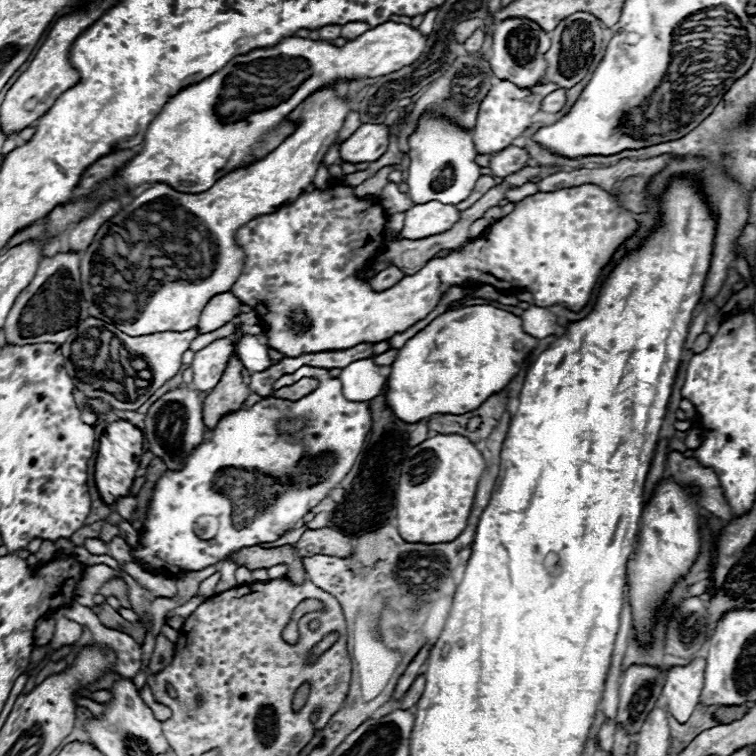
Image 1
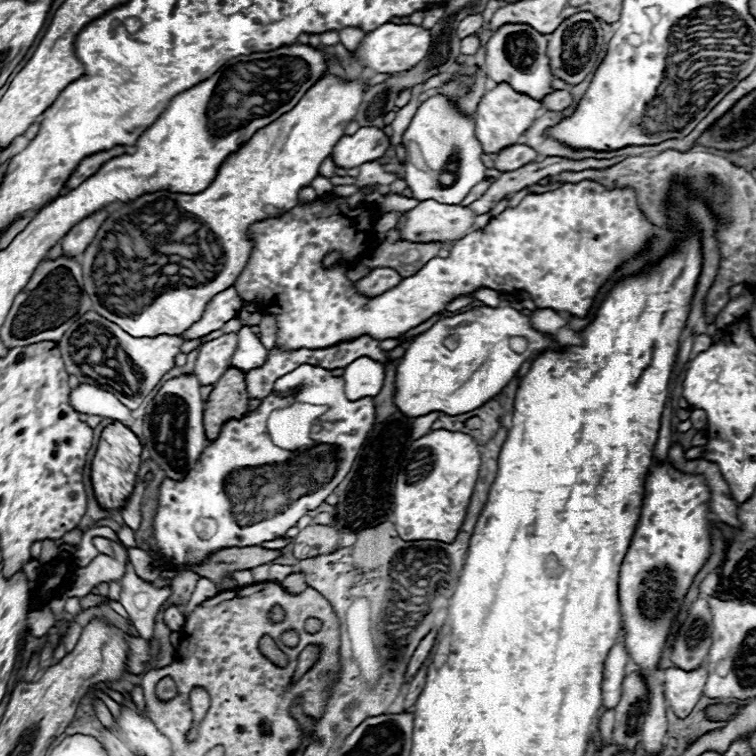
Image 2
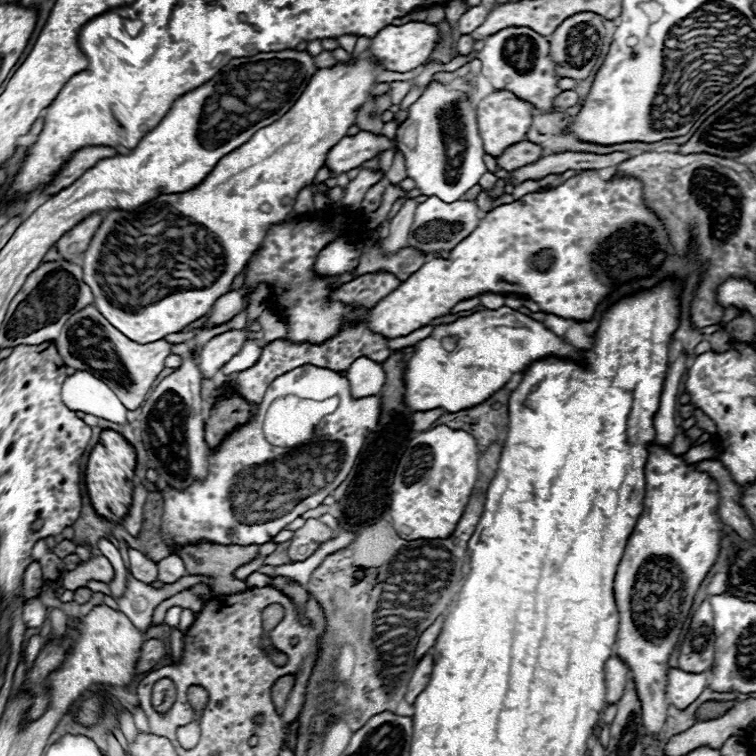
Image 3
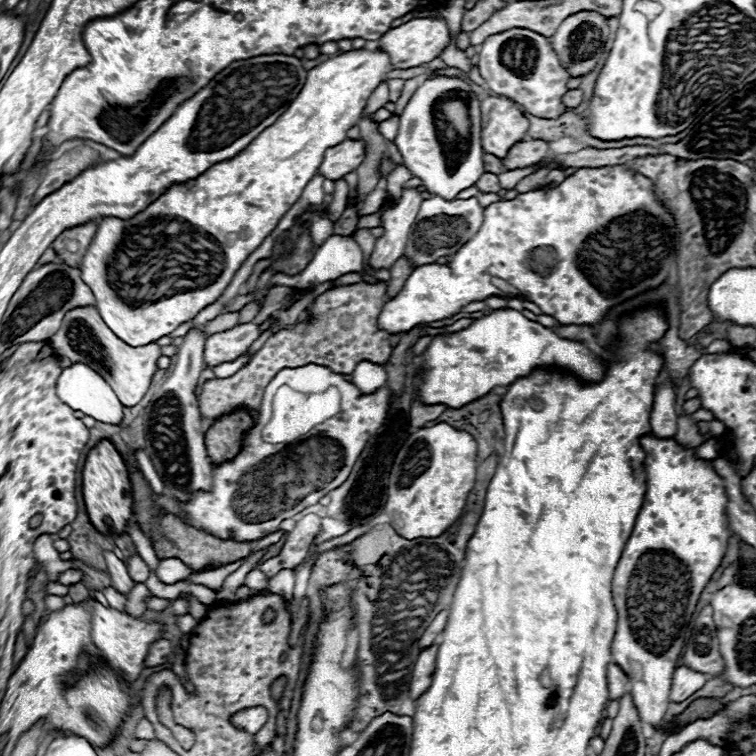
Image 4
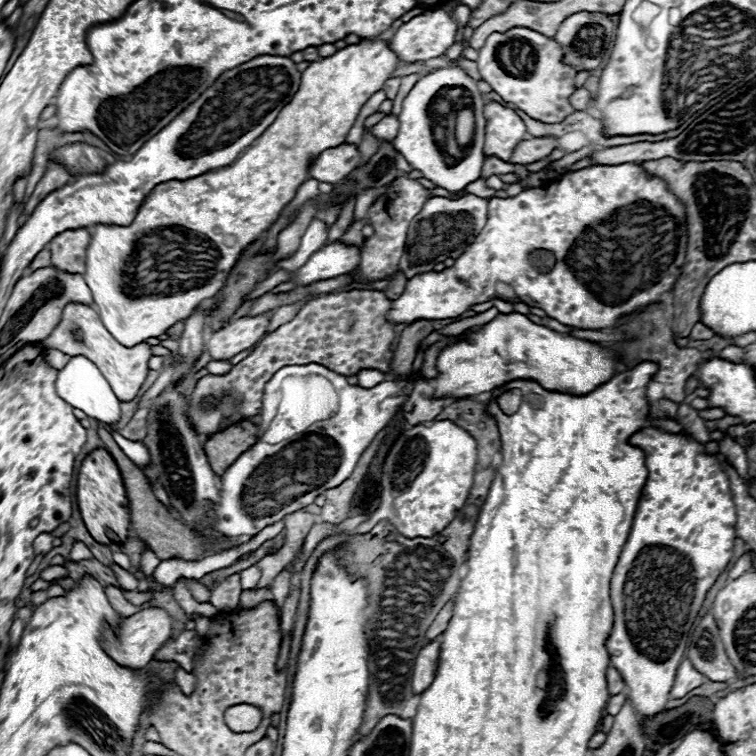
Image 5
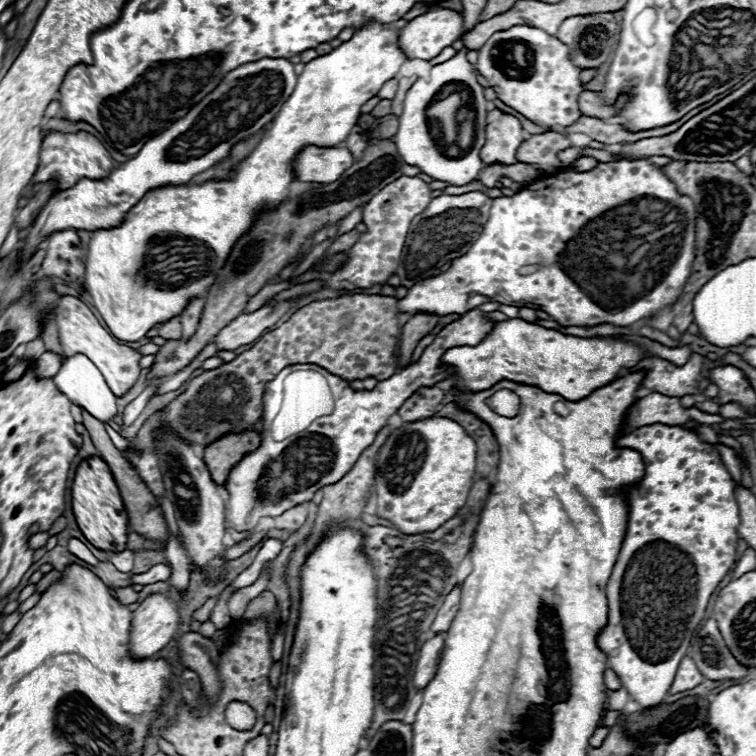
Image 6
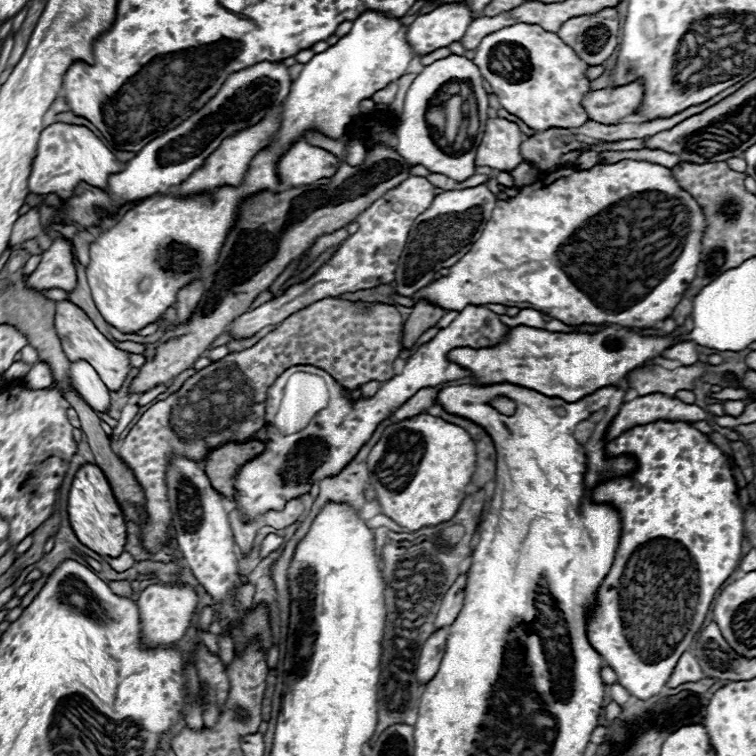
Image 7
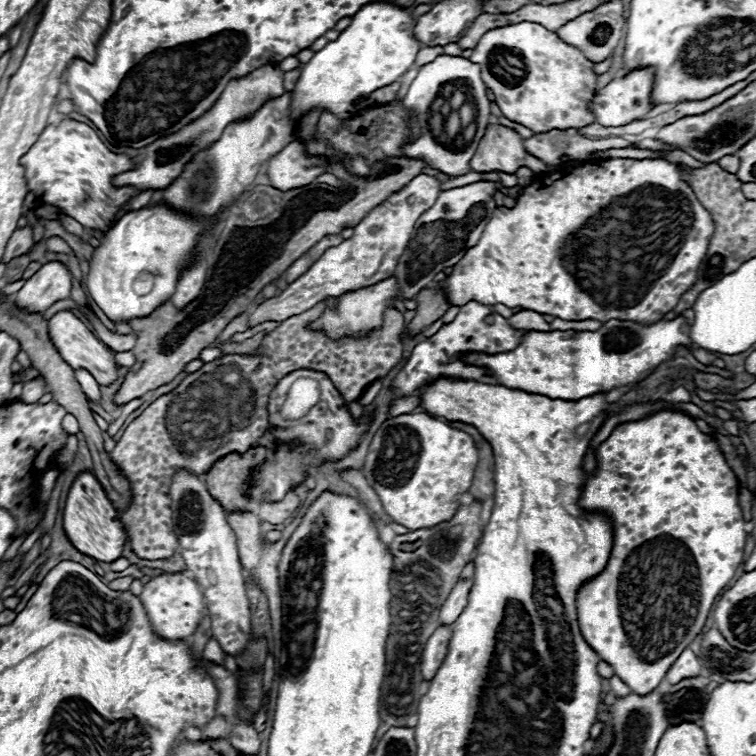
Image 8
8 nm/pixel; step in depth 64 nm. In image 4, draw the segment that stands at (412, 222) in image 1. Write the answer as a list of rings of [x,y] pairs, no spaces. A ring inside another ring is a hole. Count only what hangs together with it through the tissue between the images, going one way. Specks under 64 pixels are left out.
[[[430,196],[428,200],[422,202],[418,216],[410,228],[410,240],[406,244],[406,260],[414,268],[434,264],[442,256],[454,256],[466,240],[470,240],[478,228],[482,226],[484,220],[484,208],[478,204],[476,198],[466,198],[466,200],[442,200],[440,196]],[[446,226],[446,228],[444,228]]]

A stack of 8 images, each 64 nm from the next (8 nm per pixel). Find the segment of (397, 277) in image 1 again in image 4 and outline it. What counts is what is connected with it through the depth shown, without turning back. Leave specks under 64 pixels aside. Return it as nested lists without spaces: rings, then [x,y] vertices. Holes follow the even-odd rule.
[[[358,282],[352,286],[342,286],[320,294],[314,304],[310,304],[312,320],[302,324],[294,324],[278,330],[274,336],[266,340],[266,344],[250,358],[246,366],[242,366],[230,378],[206,380],[198,394],[198,410],[202,420],[220,420],[226,412],[236,408],[258,410],[262,402],[262,392],[266,384],[282,370],[296,368],[304,364],[322,364],[338,374],[352,374],[358,362],[372,362],[384,366],[392,354],[392,334],[378,328],[378,316],[386,304],[386,282],[366,284]]]

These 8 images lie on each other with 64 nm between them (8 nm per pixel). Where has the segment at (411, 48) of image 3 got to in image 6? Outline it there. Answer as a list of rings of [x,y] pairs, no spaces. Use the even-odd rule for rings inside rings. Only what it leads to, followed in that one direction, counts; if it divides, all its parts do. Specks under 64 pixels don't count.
[[[438,8],[416,16],[400,30],[400,48],[408,58],[430,60],[464,34],[464,14]]]

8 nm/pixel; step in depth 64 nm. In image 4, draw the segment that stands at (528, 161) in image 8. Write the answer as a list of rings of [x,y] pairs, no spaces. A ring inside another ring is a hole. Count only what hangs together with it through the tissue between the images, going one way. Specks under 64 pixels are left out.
[[[488,96],[482,100],[482,148],[488,154],[504,158],[528,130],[528,120],[512,100]]]

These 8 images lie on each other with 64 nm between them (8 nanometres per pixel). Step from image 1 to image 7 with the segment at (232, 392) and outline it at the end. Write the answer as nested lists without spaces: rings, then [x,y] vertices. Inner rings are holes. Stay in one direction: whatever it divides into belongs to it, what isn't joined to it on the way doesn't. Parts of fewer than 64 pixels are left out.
[[[250,440],[242,446],[226,444],[224,448],[214,450],[204,462],[204,472],[212,488],[220,496],[234,500],[234,476],[246,462],[250,462],[254,456],[260,456],[262,452],[264,452],[264,442],[260,440]]]

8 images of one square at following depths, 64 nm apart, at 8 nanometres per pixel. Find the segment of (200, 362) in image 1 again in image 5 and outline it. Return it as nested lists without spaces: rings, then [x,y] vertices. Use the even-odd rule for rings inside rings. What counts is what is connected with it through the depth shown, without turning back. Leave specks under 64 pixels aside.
[[[262,312],[258,316],[242,316],[232,320],[218,332],[210,336],[206,342],[206,350],[210,350],[214,360],[228,360],[230,356],[254,346],[270,324],[270,312]]]

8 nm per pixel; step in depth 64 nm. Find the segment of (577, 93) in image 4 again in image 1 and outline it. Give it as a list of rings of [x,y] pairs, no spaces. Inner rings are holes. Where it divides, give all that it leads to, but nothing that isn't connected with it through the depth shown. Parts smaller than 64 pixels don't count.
[[[554,90],[542,100],[542,110],[544,112],[558,112],[566,104],[566,90]]]

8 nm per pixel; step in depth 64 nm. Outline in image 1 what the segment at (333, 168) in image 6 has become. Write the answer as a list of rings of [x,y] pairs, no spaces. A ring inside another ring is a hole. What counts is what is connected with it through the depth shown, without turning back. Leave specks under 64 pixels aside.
[[[362,124],[350,138],[340,144],[340,160],[350,164],[374,162],[386,152],[388,142],[388,126]]]

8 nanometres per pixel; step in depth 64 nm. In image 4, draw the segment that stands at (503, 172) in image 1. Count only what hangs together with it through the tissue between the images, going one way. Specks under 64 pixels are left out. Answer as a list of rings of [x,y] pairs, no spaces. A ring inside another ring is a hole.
[[[524,140],[514,144],[506,158],[502,158],[502,164],[506,166],[506,170],[514,170],[514,168],[526,168],[530,164],[536,164],[538,160],[542,160],[550,150],[550,142],[544,140]]]

